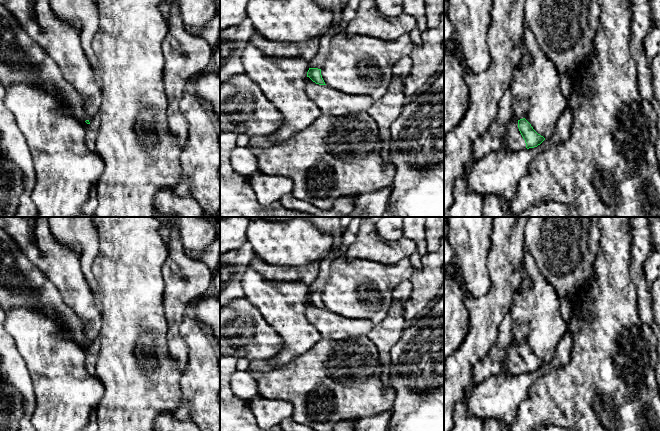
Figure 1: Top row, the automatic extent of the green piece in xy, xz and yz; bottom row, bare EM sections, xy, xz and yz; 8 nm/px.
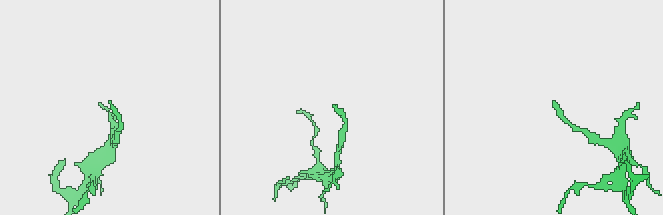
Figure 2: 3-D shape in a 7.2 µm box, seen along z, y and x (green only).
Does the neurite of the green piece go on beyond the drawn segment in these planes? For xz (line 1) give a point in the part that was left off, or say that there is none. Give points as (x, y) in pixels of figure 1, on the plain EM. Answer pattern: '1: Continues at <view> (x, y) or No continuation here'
1: Continues at xz (332, 225)

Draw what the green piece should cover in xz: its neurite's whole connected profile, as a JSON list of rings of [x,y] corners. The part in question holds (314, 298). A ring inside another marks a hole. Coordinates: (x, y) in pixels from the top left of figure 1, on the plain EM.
[[[248,217],[250,220],[268,220],[272,222],[287,222],[295,218],[303,218],[320,230],[328,232],[332,235],[334,243],[332,250],[330,251],[330,256],[316,265],[317,277],[315,281],[309,286],[309,294],[307,296],[307,301],[309,301],[313,306],[319,309],[326,309],[322,299],[321,292],[323,291],[326,283],[329,280],[329,273],[331,270],[331,264],[334,260],[334,255],[342,250],[341,240],[344,229],[341,228],[339,217]]]

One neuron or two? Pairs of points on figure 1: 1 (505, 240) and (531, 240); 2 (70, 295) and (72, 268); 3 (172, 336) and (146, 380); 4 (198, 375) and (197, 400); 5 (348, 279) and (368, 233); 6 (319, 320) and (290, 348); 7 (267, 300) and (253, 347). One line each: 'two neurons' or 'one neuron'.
1: two neurons
2: one neuron
3: two neurons
4: one neuron
5: two neurons
6: two neurons
7: two neurons

